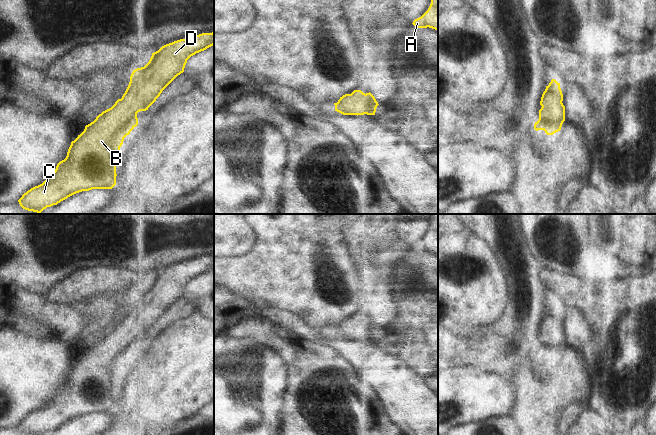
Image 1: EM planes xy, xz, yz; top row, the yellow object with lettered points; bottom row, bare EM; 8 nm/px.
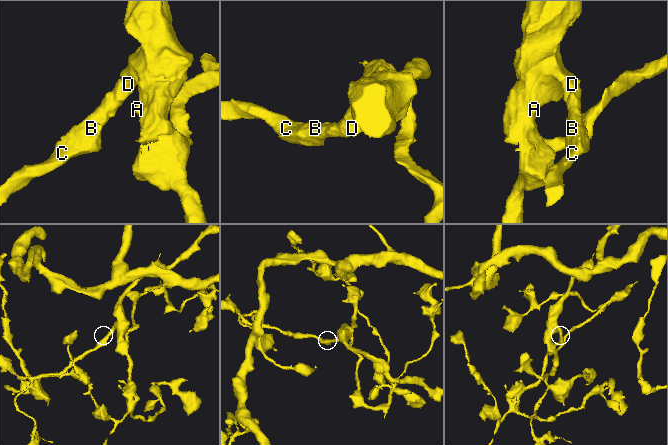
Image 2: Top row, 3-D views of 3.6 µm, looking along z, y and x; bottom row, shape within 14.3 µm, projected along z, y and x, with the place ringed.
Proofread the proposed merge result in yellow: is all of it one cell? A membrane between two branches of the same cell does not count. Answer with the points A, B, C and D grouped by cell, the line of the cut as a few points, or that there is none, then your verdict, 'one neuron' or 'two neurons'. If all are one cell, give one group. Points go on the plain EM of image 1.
A B C D | no cut | one neuron

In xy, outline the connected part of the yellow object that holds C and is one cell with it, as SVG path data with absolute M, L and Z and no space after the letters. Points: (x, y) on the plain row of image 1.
M214 256L202 257L166 268L152 277L144 291L133 294L122 322L85 350L84 355L71 366L66 382L57 388L55 395L42 408L22 419L18 424L20 430L28 435L43 435L82 415L112 413L116 409L120 371L124 362L138 349L137 337L148 334L162 315L184 296L187 284L191 280L213 269Z

